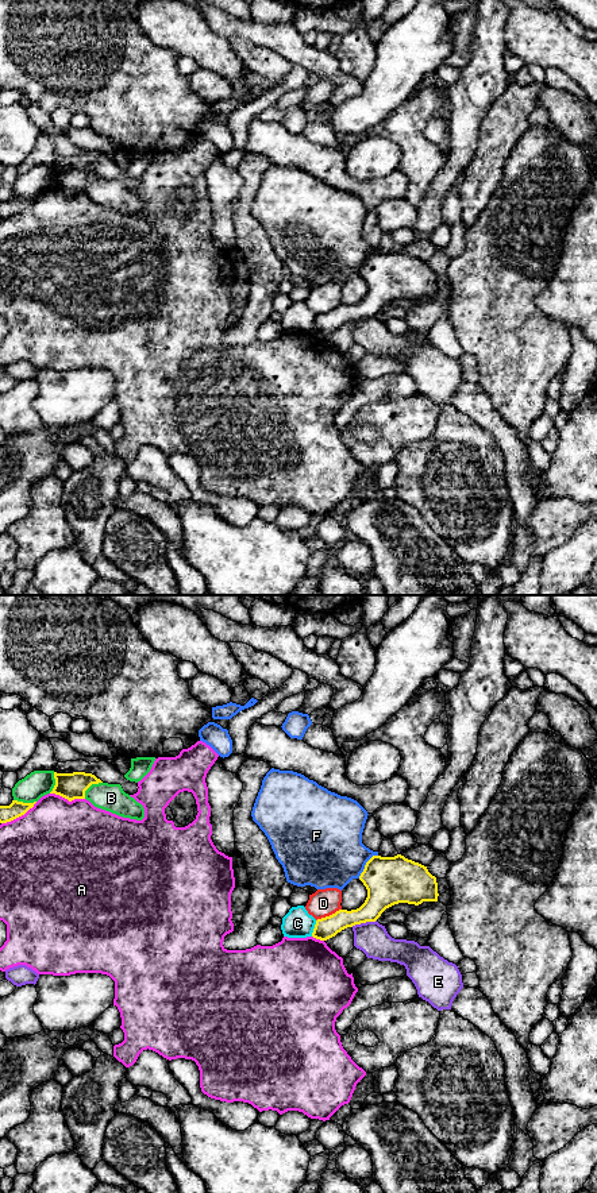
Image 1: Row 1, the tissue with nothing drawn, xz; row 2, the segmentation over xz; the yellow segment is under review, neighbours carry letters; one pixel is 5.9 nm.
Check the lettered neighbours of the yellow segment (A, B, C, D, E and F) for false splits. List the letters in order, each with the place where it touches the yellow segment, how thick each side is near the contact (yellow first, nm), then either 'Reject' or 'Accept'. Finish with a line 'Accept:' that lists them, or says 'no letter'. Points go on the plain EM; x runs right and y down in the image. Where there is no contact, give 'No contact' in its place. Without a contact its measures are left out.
A: Touches yellow at xz (19, 211). Thickness 100 nm (yellow) against 480 nm. Reject
B: Touches yellow at xz (89, 181). Thickness 160 nm (yellow) against 160 nm. Reject
C: Touches yellow at xz (314, 324). Thickness 130 nm (yellow) against 180 nm. Reject
D: Touches yellow at xz (330, 311). Thickness 130 nm (yellow) against 160 nm. Reject
E: Touches yellow at xz (364, 317). Thickness 220 nm (yellow) against 190 nm. Reject
F: Touches yellow at xz (365, 261). Thickness 280 nm (yellow) against 440 nm. Reject
Accept: no letter

